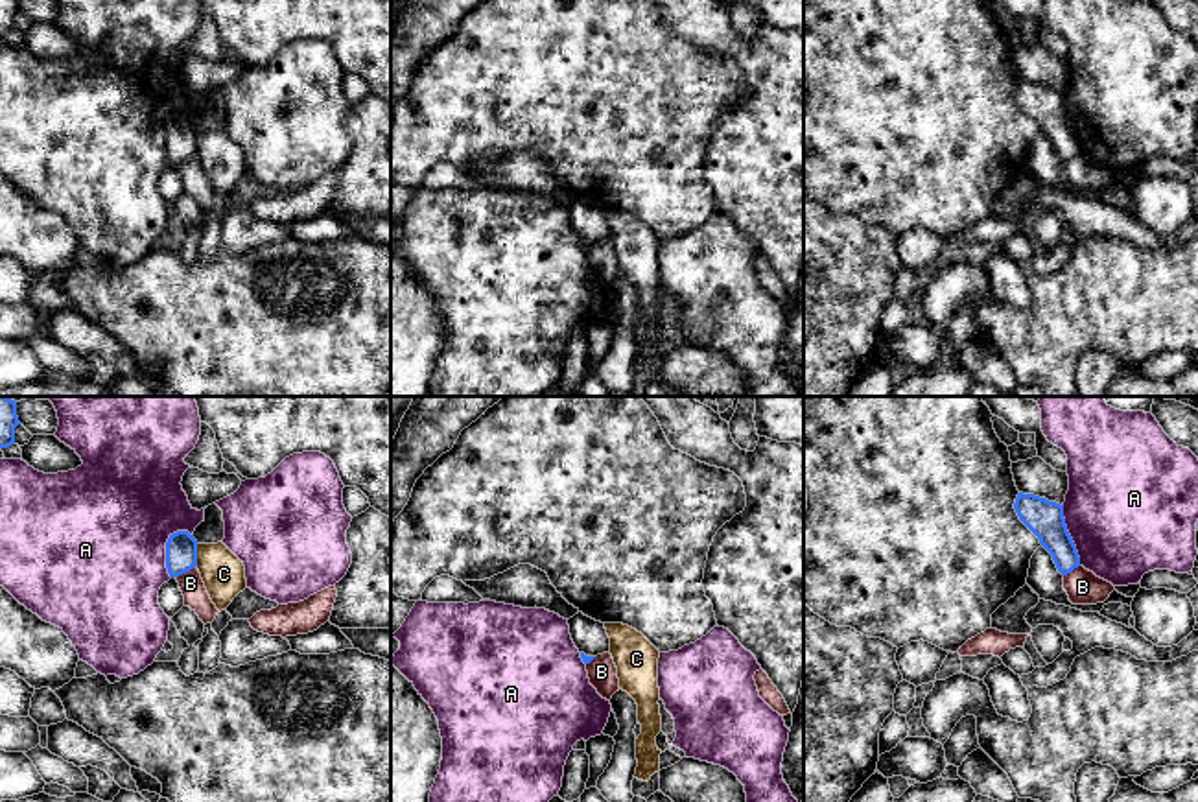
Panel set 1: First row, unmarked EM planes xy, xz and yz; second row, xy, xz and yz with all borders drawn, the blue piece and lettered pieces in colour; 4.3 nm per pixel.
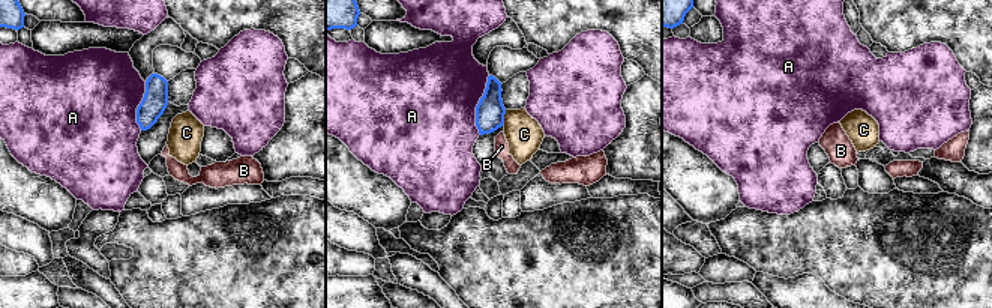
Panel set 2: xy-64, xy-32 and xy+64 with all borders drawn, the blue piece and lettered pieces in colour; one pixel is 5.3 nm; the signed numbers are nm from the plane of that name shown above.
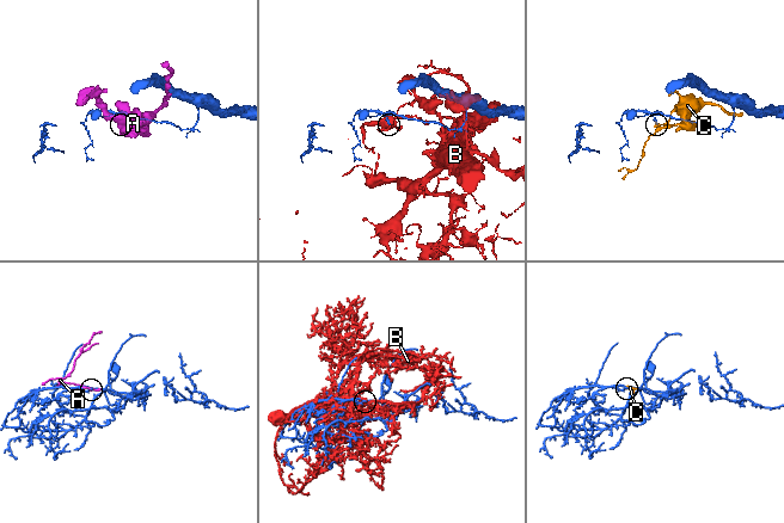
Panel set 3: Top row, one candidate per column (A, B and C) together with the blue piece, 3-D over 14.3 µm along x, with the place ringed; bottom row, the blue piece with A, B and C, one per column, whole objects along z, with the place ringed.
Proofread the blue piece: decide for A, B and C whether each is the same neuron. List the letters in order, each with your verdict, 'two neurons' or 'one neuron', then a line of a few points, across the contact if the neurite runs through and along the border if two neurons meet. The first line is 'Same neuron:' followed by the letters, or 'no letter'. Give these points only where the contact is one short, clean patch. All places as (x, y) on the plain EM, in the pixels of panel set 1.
Same neuron: no letter
A: two neurons
B: two neurons; line xy (196, 152), (176, 165)
C: two neurons; line xy (196, 131), (198, 152)

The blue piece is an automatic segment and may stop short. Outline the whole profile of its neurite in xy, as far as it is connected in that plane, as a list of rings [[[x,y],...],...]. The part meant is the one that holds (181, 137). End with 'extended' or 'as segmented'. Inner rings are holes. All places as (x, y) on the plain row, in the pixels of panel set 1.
[[[188,118],[170,122],[166,129],[166,155],[179,164],[197,153],[197,127]]]; as segmented

